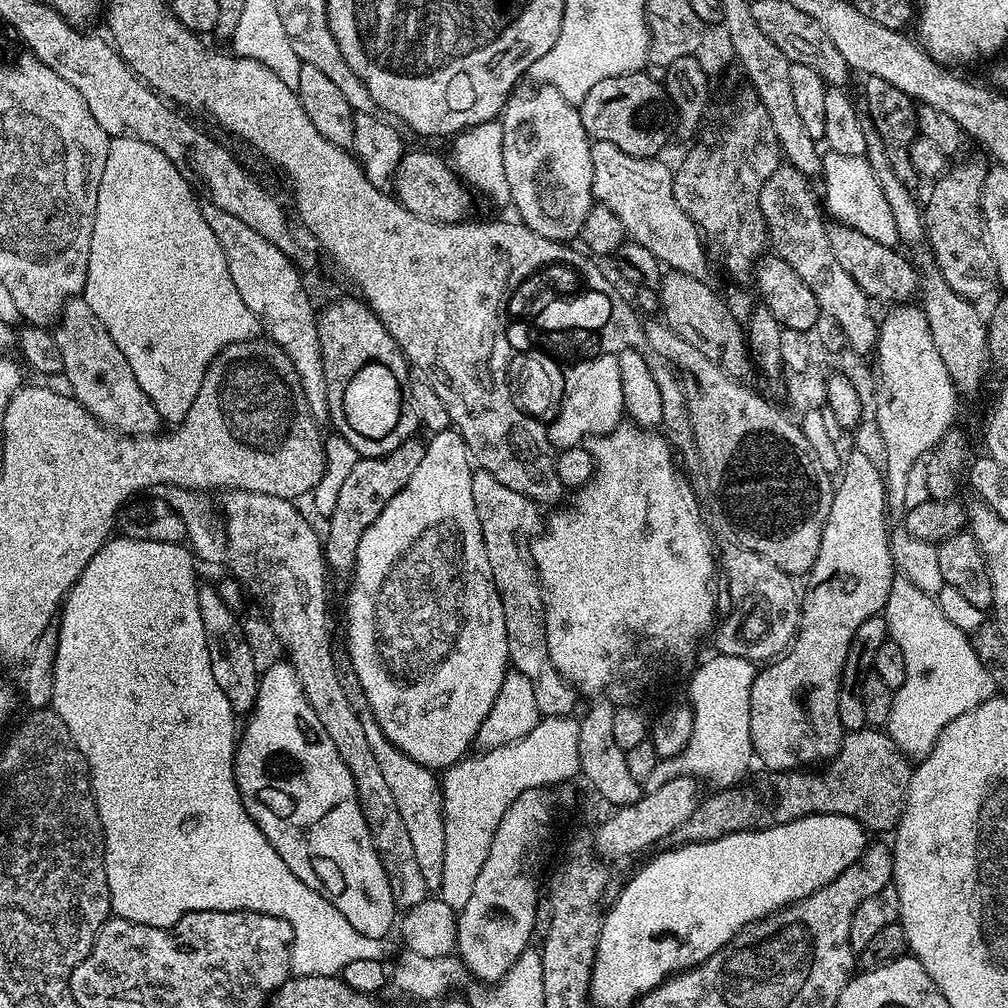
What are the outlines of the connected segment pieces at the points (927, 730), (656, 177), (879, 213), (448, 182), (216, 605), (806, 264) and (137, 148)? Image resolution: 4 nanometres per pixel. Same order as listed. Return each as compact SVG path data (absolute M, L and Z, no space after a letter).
M898 576L893 579L882 615L886 619L889 637L902 651L907 666L906 682L893 691L890 718L887 719L884 728L891 740L895 742L896 747L907 758L919 762L932 752L942 730L954 718L988 701L995 695L997 686L990 677L990 672L982 666L981 659L978 658L972 646L971 637L960 627L954 626L942 614L939 601L933 595L920 591L905 577Z
M592 140L592 194L593 197L603 207L609 208L616 217L622 222L622 226L624 227L625 233L631 239L638 241L642 246L646 246L646 250L650 250L650 254L654 254L660 260L661 265L667 266L673 272L681 272L682 274L690 274L691 276L699 276L701 278L707 277L708 272L708 256L709 253L706 251L706 241L700 231L697 228L696 223L694 223L691 218L688 217L686 213L684 213L681 208L678 206L678 202L674 198L674 194L672 193L672 178L674 175L673 169L670 167L667 168L666 165L663 164L663 159L660 158L649 158L647 156L631 156L630 154L626 154L622 150L618 150L618 146L614 146L614 142L602 142L601 140Z
M831 150L825 151L822 156L823 176L824 196L822 192L822 204L826 209L827 215L835 223L844 224L847 228L854 229L858 234L864 234L866 238L872 238L874 242L880 242L889 246L897 243L894 218L890 215L890 206L886 202L886 194L882 194L882 186L878 186L878 178L874 178L874 170L870 166L868 159L864 156L838 154Z
M426 150L407 151L393 176L393 191L404 208L418 217L440 223L461 223L468 208L465 187L447 159Z
M201 583L199 585L198 606L202 610L202 626L206 630L206 646L210 650L210 666L214 670L214 682L222 686L222 692L232 703L232 711L237 714L251 713L256 704L256 695L260 685L256 656L252 653L252 644L240 625L237 613L224 603L219 587Z
M787 162L781 163L774 174L766 178L760 205L764 224L768 227L768 239L771 247L776 247L773 248L775 255L794 266L798 278L802 278L802 282L810 286L810 294L814 294L821 313L838 322L845 345L858 357L864 358L875 349L878 320L868 313L870 301L858 282L854 282L854 278L850 278L850 274L846 274L846 270L838 266L838 258L834 258L834 250L830 250L825 213L821 211L817 193L815 196L808 184L811 184L809 177Z
M113 136L110 139L110 150L106 158L106 170L102 170L102 182L98 186L98 204L96 217L94 218L94 234L90 242L90 262L86 270L86 282L82 299L88 303L90 310L98 314L98 318L104 324L104 329L114 338L118 350L126 354L126 362L130 362L130 370L134 370L134 378L138 378L138 386L150 398L150 402L158 410L161 421L176 426L181 423L181 414L188 412L202 386L202 378L206 370L212 365L212 359L224 348L232 344L251 341L251 336L258 332L256 316L242 302L242 294L234 286L234 278L230 278L230 270L226 266L226 254L222 254L222 246L218 246L218 238L214 238L214 230L206 226L203 207L192 201L194 189L188 181L182 178L182 174L175 166L165 158L150 142L138 142L138 138L126 138L125 136Z

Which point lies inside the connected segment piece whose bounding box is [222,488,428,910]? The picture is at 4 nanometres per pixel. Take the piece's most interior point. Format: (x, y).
(278, 558)

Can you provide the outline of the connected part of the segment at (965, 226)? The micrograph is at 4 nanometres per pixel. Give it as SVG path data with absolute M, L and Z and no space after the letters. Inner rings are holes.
M983 155L980 156L956 162L961 164L953 163L944 175L939 176L931 185L932 193L928 196L928 204L926 200L922 208L926 244L936 260L942 278L946 278L950 290L973 302L980 302L980 299L998 284L996 267L986 243L980 211L981 194L989 183L989 161Z

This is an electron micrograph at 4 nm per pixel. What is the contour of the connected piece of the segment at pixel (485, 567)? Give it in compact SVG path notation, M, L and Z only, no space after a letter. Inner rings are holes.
M455 430L446 432L433 432L430 439L425 443L424 453L422 454L422 462L418 465L418 470L414 470L414 474L410 477L410 482L406 482L406 486L402 486L402 490L398 494L394 494L394 498L390 498L390 502L386 502L386 506L382 510L382 514L378 514L378 518L374 518L374 522L370 522L370 526L366 530L366 534L362 534L362 542L358 542L358 554L356 555L356 566L350 573L352 579L352 589L348 592L348 649L346 655L352 661L354 670L358 674L358 680L362 684L366 698L369 699L370 708L374 712L374 717L378 720L378 726L385 732L386 738L394 744L400 751L404 751L406 755L420 763L422 766L431 770L447 770L453 764L457 764L459 760L469 755L470 749L473 747L478 730L482 726L482 722L486 718L486 714L490 714L490 706L494 706L494 698L498 698L498 690L502 690L502 682L504 675L510 671L510 661L508 658L508 635L506 634L506 618L502 610L502 602L500 595L496 589L494 582L494 574L490 570L490 558L486 558L486 546L482 538L482 530L478 522L478 510L474 506L474 490L472 489L472 474L474 471L473 461L470 459L470 453L464 439L460 437L460 433Z

